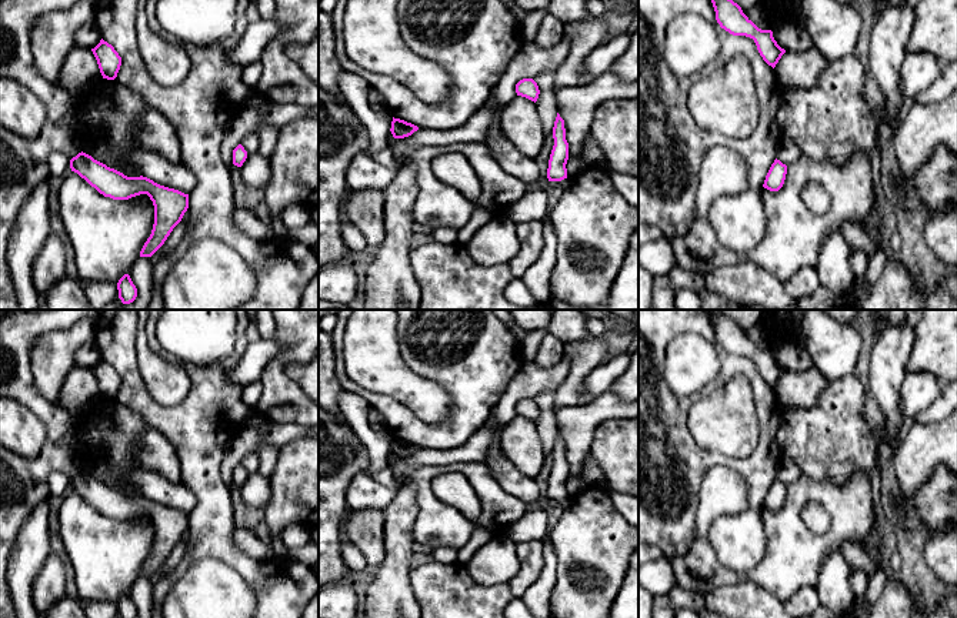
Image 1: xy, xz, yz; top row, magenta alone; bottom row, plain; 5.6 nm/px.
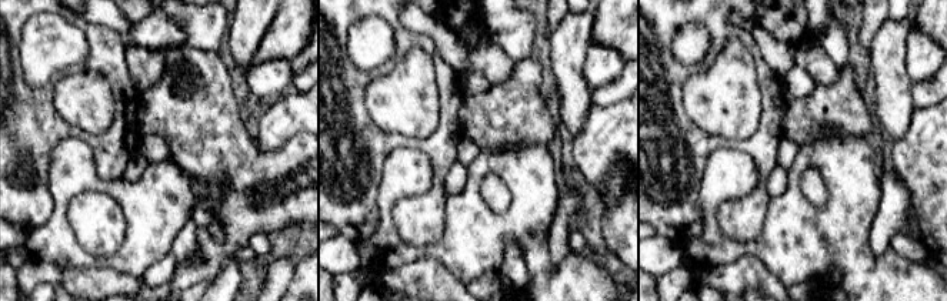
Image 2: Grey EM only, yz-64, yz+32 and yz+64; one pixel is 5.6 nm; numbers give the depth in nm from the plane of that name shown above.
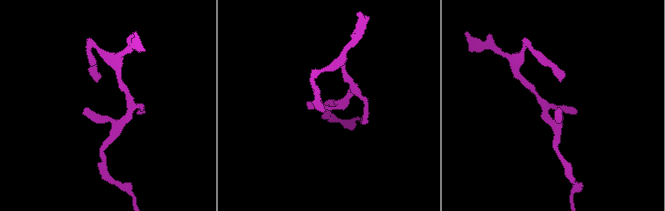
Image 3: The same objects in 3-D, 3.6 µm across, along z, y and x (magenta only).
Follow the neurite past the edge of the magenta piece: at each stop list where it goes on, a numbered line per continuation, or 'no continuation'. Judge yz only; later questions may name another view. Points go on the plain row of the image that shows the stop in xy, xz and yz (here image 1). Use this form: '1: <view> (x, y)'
no continuation

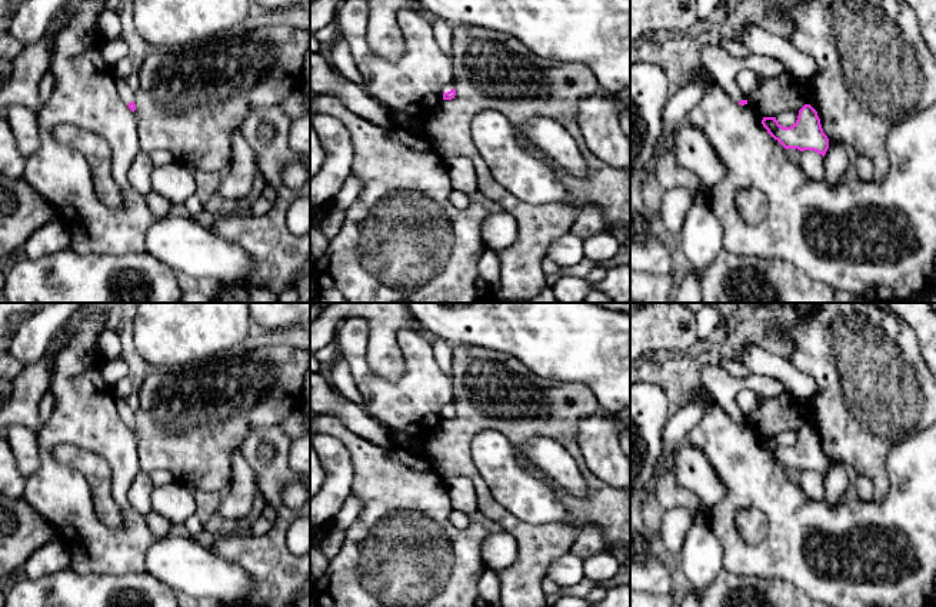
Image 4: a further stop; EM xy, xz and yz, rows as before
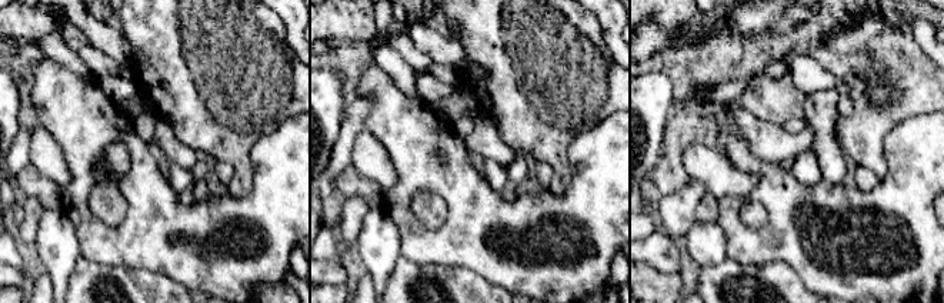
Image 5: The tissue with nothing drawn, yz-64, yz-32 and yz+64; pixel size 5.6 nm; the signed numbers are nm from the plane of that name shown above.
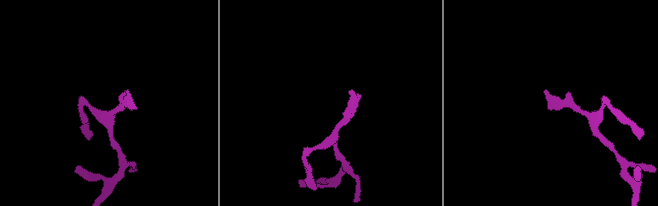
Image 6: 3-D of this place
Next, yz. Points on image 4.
1: yz (723, 387)

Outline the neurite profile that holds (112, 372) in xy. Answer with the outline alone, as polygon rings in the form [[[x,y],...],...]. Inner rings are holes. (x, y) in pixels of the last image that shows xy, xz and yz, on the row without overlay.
[[[123,358],[104,361],[101,366],[101,377],[113,388],[119,380],[129,377],[127,363]]]

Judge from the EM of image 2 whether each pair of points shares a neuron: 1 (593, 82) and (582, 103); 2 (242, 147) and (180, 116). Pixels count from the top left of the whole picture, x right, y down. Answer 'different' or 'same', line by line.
1: different
2: same

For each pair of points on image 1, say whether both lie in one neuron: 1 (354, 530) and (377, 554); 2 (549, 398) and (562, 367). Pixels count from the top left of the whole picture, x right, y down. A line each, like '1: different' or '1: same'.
1: same
2: different

